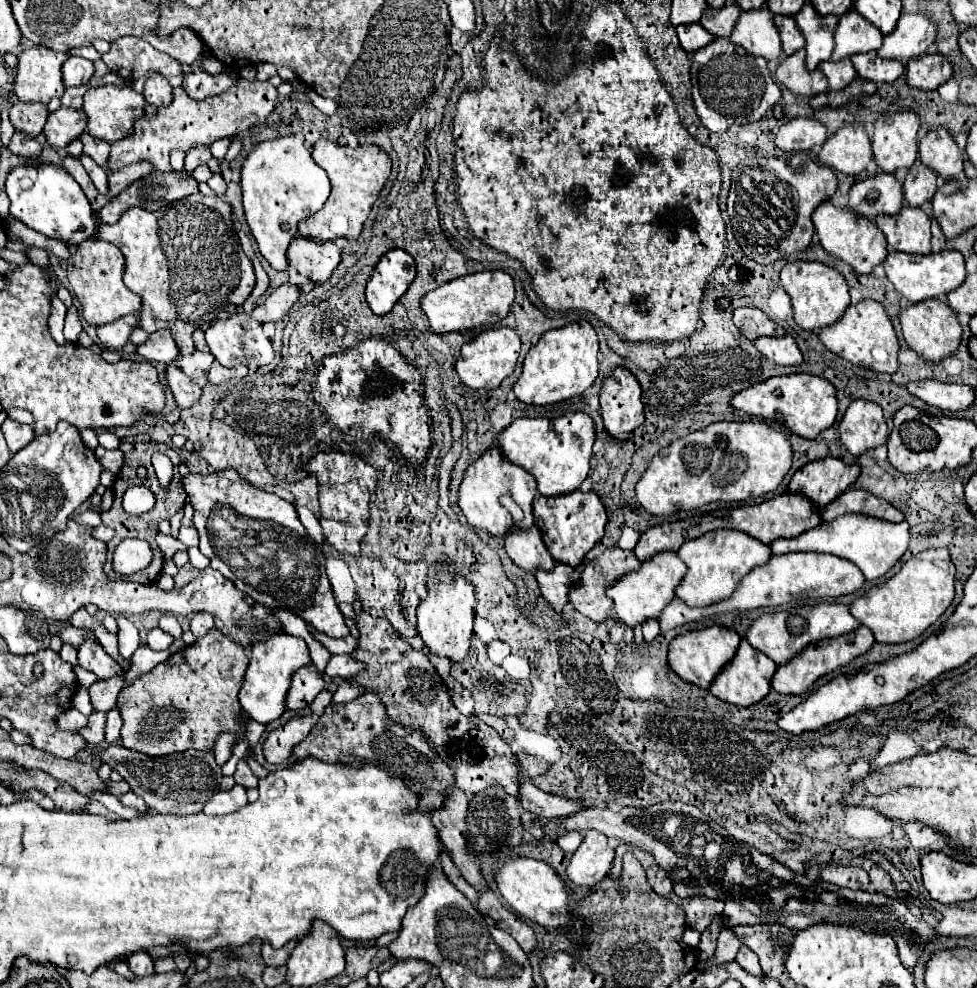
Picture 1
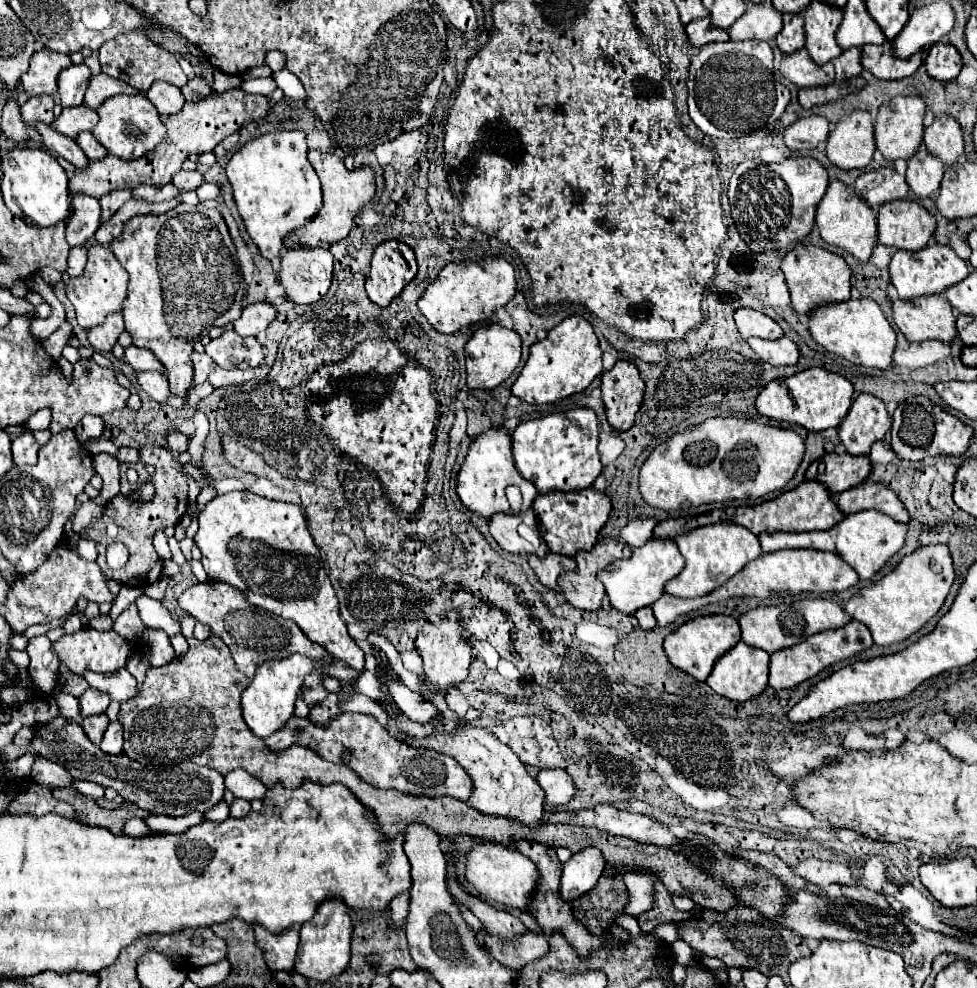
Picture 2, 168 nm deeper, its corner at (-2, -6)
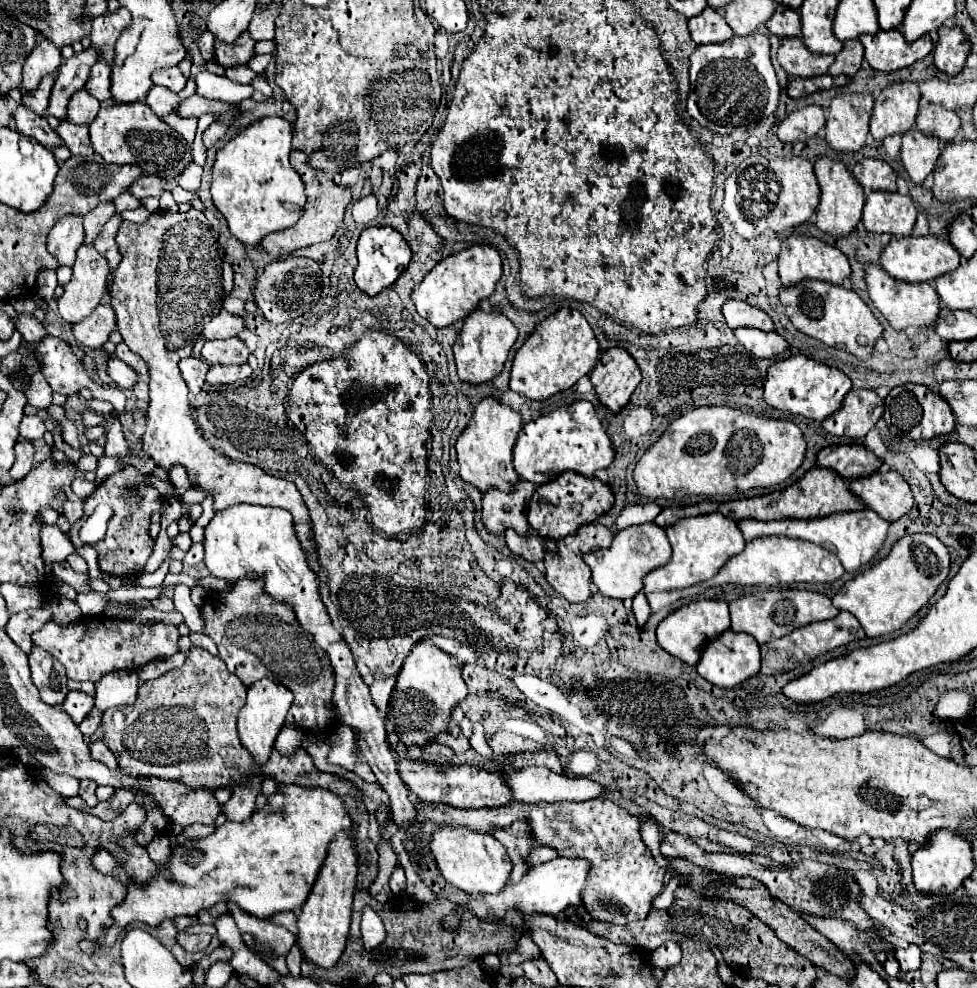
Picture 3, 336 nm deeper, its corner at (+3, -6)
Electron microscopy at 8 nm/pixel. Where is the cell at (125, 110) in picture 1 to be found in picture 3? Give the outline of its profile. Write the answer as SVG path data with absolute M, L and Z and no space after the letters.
M143 100L101 106L97 118L89 126L89 134L95 152L101 154L109 164L141 166L145 172L157 174L169 184L175 184L175 178L191 160L185 140L175 130L171 130L159 116L155 116Z

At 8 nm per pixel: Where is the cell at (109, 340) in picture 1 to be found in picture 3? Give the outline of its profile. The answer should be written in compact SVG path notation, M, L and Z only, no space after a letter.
M109 302L101 304L97 312L93 312L93 316L85 318L85 322L73 326L75 338L93 350L101 350L103 344L109 342L109 334L113 330L117 330L117 326L115 326L113 308Z

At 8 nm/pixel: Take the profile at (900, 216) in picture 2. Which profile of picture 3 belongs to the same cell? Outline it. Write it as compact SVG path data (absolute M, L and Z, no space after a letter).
M871 192L867 194L865 208L863 208L863 226L873 234L893 234L893 236L911 236L915 228L917 208L911 196L901 196L899 192Z

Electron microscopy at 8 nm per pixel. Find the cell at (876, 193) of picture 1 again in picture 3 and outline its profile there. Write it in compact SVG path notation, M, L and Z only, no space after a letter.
M863 158L861 162L857 162L853 166L853 176L855 180L867 190L889 190L889 192L897 192L895 186L895 174L893 168L877 158Z

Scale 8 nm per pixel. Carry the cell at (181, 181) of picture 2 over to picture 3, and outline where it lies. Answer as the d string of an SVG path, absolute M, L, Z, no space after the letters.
M143 176L141 180L137 180L137 184L133 184L133 188L129 188L129 192L139 200L149 198L149 196L159 198L167 190L169 186L165 180L161 180L161 176Z

